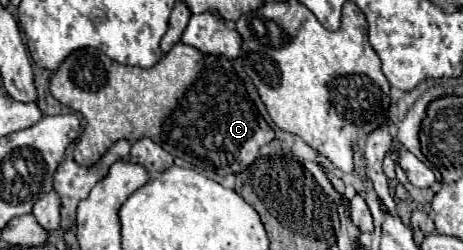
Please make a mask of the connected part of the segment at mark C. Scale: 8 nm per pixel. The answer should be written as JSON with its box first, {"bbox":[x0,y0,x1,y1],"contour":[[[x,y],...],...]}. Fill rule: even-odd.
{"bbox":[49,42,275,176],"contour":[[[177,42],[171,52],[167,52],[149,70],[117,64],[103,52],[75,50],[59,64],[55,72],[51,72],[49,90],[55,100],[77,110],[85,118],[85,132],[79,136],[79,142],[75,142],[73,150],[75,162],[81,166],[95,164],[107,152],[107,148],[121,138],[135,142],[147,136],[169,154],[193,164],[197,170],[211,170],[219,176],[239,174],[259,156],[261,146],[267,144],[267,134],[269,142],[275,138],[275,132],[269,124],[265,124],[263,116],[249,98],[237,72],[237,62],[231,62],[225,56],[203,56],[197,48],[183,42]]]}

